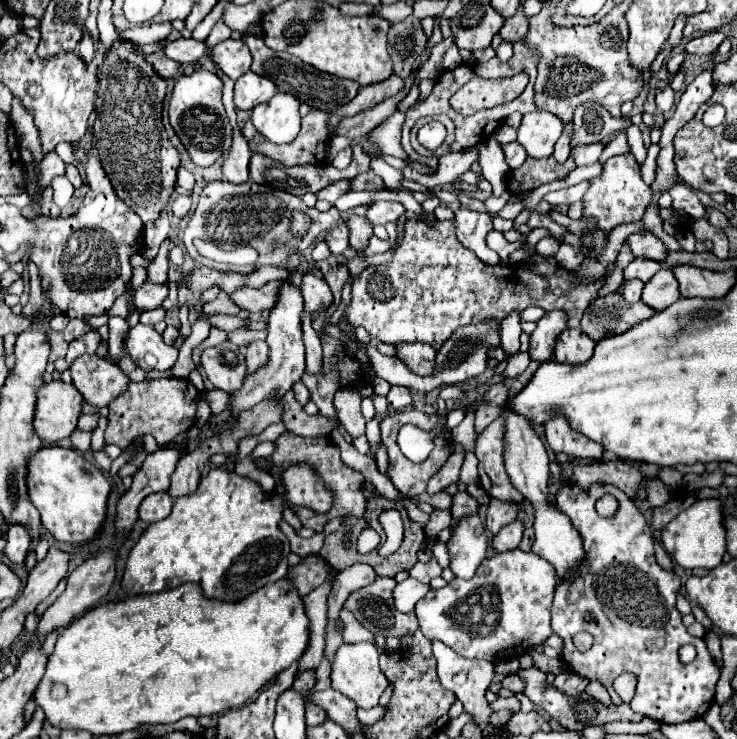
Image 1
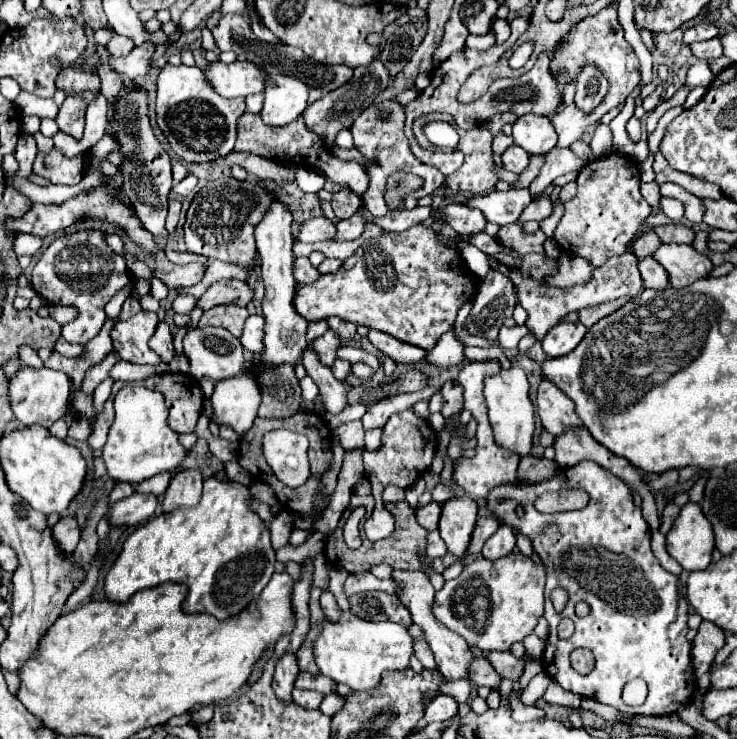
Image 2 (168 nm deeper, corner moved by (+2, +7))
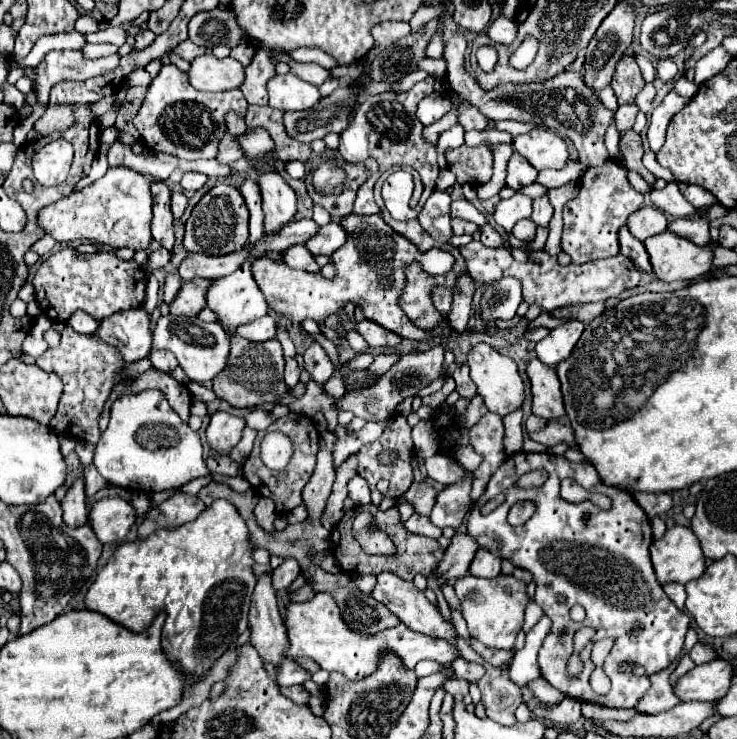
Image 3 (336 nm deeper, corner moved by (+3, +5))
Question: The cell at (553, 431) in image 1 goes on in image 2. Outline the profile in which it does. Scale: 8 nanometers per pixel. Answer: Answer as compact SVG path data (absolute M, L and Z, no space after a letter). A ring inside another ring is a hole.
M546 378L540 382L536 402L540 422L552 436L560 436L566 428L576 428L582 424L574 412L574 402L568 400L568 396Z

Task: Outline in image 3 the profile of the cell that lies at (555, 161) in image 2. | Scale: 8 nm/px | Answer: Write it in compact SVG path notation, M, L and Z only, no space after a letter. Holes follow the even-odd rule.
M543 194L539 198L533 198L533 214L531 214L531 220L537 226L545 226L545 224L549 224L551 216L553 216L553 206L549 204L547 194Z

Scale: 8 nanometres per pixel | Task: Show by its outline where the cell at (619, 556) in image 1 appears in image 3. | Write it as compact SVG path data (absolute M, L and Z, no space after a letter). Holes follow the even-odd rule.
M519 452L507 456L505 462L495 470L493 478L481 500L491 500L499 492L507 492L507 500L493 510L489 516L479 512L481 502L469 514L467 532L477 538L481 548L491 550L501 558L511 558L515 566L527 568L535 582L535 602L543 608L545 616L551 618L553 626L549 636L543 640L539 650L541 676L565 696L571 696L581 702L593 702L607 708L635 708L637 702L651 688L647 676L669 668L683 650L683 640L689 630L691 618L679 610L669 596L663 592L661 582L655 576L649 558L649 546L653 542L651 522L643 508L633 500L633 496L615 486L607 486L597 474L595 466L589 462L573 464L563 456L551 454L527 454ZM531 470L547 470L547 482L533 490L517 490L515 480ZM563 478L573 478L579 486L589 492L601 492L613 500L611 510L595 506L591 500L571 504L559 496L559 484ZM531 500L535 504L535 514L523 526L511 528L507 522L507 512L515 502ZM587 516L587 518L585 518ZM557 596L567 596L565 604L557 604ZM573 604L581 604L587 610L583 622L573 622L569 610ZM641 624L641 630L635 632L635 626ZM589 626L595 630L593 640L581 652L583 670L579 676L571 678L567 674L567 662L573 654L573 634ZM613 638L615 644L609 656L605 658L603 671L611 681L610 694L597 696L589 686L589 676L595 670L591 662L591 648L597 640ZM569 640L569 642L565 642ZM629 666L643 666L647 676L639 678L629 672Z

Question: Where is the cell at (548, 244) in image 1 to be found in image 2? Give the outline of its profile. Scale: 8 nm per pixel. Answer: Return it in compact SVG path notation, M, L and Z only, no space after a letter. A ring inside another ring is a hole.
M558 204L554 208L554 211L551 214L551 216L540 221L540 223L539 223L540 228L547 237L553 236L553 233L554 233L560 219L562 218L563 214L564 214L564 206L563 206L563 204Z

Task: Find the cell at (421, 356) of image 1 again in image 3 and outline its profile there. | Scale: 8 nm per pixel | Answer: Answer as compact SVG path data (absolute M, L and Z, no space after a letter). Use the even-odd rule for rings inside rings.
M361 320L361 322L357 322L355 330L369 342L371 348L383 348L387 352L399 352L401 338L397 334L385 330L383 326L377 326L375 322L369 322L369 320Z

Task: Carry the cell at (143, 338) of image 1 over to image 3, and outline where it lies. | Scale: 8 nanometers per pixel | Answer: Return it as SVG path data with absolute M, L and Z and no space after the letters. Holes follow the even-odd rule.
M143 308L121 310L101 320L95 336L115 346L127 364L143 360L151 352L151 314Z

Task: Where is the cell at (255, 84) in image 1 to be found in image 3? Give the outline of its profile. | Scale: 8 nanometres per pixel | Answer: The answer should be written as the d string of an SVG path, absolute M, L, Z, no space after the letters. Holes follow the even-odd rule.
M211 52L197 56L189 68L189 82L201 92L227 92L241 88L245 68L233 58L215 58Z

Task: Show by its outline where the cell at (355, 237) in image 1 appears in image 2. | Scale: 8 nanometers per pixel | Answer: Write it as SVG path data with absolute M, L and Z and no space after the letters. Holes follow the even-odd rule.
M342 188L338 192L334 192L332 196L332 210L334 214L344 220L344 218L350 218L352 214L356 214L356 210L362 206L362 200L356 192L352 192L350 188Z

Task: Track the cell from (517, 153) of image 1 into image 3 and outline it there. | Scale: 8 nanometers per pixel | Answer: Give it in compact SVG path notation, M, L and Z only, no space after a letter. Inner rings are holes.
M515 152L507 164L507 186L517 190L521 186L533 184L535 178L537 178L537 170L525 158L521 158L521 154Z

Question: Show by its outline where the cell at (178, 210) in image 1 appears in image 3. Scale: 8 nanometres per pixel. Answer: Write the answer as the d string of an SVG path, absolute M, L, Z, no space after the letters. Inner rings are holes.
M185 172L185 176L181 178L179 184L183 190L199 190L205 182L207 182L207 176L203 176L199 172Z

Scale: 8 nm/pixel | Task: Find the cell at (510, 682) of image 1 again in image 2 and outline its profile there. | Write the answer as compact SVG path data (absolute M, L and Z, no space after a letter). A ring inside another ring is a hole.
M484 656L474 658L474 664L470 664L470 682L476 686L498 686L502 682L502 678L498 676L498 672L490 666L490 662Z

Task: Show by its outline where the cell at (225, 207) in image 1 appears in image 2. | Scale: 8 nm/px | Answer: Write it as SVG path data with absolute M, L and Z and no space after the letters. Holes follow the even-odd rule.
M228 176L206 182L206 186L202 186L194 196L186 214L184 242L188 252L206 258L218 258L232 264L248 264L256 256L254 226L266 214L270 198L272 196L266 192L266 188L252 180L240 182Z

